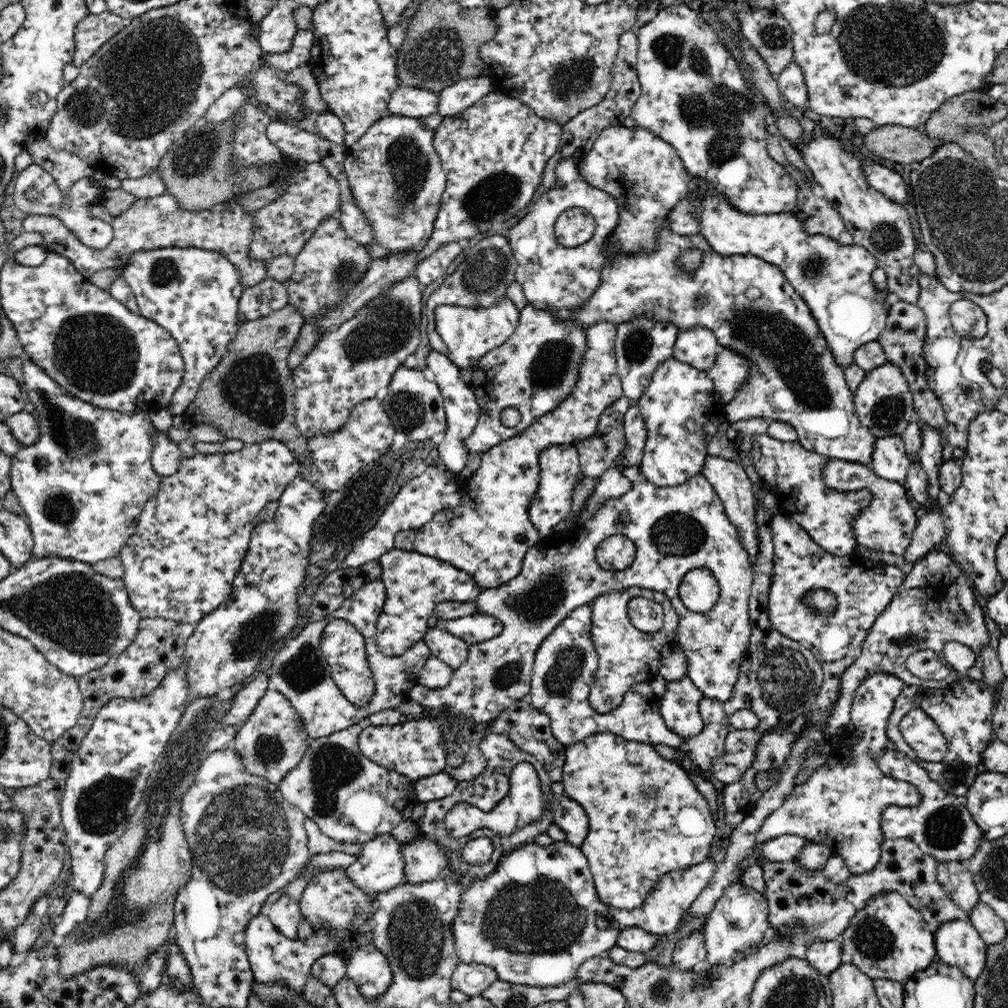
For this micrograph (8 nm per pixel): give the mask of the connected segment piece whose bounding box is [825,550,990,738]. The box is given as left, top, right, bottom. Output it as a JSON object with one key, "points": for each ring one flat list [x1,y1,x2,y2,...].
{"points":[[930,551,913,564,907,571,904,585,900,586,891,603,876,618,867,632,867,637,861,646,861,653,843,672,839,684,839,699,833,704,825,728,827,738,840,735,845,731,856,688,864,678,872,674,887,672,896,675,906,685,941,689,960,678,960,674,951,672,951,669,947,670,950,676,946,675,942,680,924,680,915,677,905,663,912,653,930,649,942,656,946,642,961,642,976,654,974,666,971,666,965,675,973,680,982,680,983,660,980,654,981,650,989,644,990,637,984,623,984,608,976,603,976,597,966,583,967,579,964,571,951,559,951,555,948,556,943,551]]}

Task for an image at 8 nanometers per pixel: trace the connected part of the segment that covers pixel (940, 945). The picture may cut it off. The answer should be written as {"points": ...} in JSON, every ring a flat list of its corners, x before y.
{"points":[[967,919,944,922,933,931,938,960,956,966,974,980,984,970,987,944]]}

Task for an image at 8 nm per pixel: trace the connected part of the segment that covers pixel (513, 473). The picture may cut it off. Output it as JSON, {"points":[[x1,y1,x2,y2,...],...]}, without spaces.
{"points":[[602,321,590,326,585,332,587,335,586,352,580,364,578,381,572,392,552,412,541,416,522,434,492,446,481,455,478,470,469,480,463,480,461,483,462,496,464,496,462,503,456,508,440,509,430,522,419,528,415,532,414,551,449,562,456,568,464,570,482,589,502,586,520,574,527,550,541,537,539,530,536,530,528,518,528,509,539,485,539,452,550,446,573,445,593,436,597,430,600,415,623,395,615,355,617,325]]}

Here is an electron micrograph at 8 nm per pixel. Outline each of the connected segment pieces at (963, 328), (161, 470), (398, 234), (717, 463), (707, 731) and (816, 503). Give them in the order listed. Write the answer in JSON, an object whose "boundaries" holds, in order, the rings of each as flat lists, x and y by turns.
{"boundaries":[[[968,299,951,304,949,320,954,332,962,338,984,338,988,334,988,322,982,308]],[[155,428,153,435,151,463,156,473,161,477,174,474,180,468,180,460,183,458,182,451,178,445,168,439,166,432]],[[392,113,374,122,348,148,344,170,353,200,374,229,374,242,366,246,372,260,390,253,419,253,433,233,447,183,433,138,434,129,422,125,420,119]],[[712,455,706,457,701,473,708,482,711,482,716,494,718,494,720,500,723,502,723,507,728,518,736,529,738,529,738,538,742,541,744,549,748,551,748,555,750,555,750,562,755,564,755,556,758,554,759,549,757,524,755,523,757,505,750,477,737,460,724,459]],[[702,697,699,702,700,716,704,723,700,734,692,736,681,748,686,763,699,770,710,771,724,750,728,730,750,730,759,725,759,718,753,712,736,711,726,714,722,701]],[[767,433,757,435,750,449,750,461,761,476,765,487,774,488,777,513,797,519,810,538,826,552,846,556,857,552,857,540,852,529,852,518,872,502,868,489,841,493,828,488,822,478,827,457,806,450,797,441,788,443,771,438]]]}

